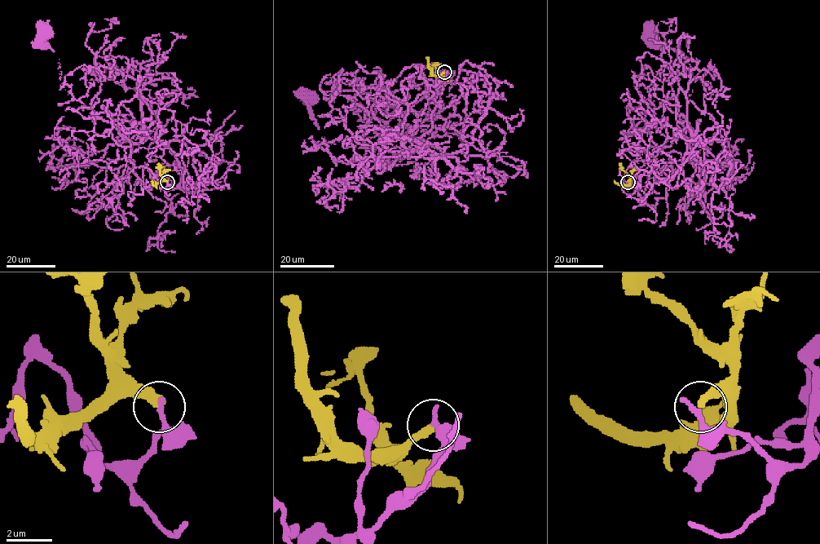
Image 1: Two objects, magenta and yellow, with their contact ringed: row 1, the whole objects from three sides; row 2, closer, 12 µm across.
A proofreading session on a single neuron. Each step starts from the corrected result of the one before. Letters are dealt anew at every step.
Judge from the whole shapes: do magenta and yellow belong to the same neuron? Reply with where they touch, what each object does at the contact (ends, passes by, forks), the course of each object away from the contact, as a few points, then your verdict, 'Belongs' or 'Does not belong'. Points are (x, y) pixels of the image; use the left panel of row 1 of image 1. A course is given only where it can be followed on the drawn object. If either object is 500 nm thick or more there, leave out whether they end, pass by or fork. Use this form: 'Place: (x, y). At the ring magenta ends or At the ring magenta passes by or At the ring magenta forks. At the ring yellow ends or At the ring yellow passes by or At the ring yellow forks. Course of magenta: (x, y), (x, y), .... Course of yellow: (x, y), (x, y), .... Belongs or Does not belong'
Place: (167, 182). At the ring magenta ends. At the ring yellow ends. Course of magenta: (167, 182), (161, 187), (147, 168), (134, 167), (132, 143), (65, 89), (42, 33). Course of yellow: (167, 182), (162, 180), (153, 184), (152, 180). Does not belong

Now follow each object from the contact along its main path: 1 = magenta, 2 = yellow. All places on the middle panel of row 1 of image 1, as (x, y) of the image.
1: (444, 72), (438, 84), (408, 106), (400, 144), (402, 137), (366, 126), (326, 145), (306, 99)
2: (444, 72), (434, 74), (427, 57)

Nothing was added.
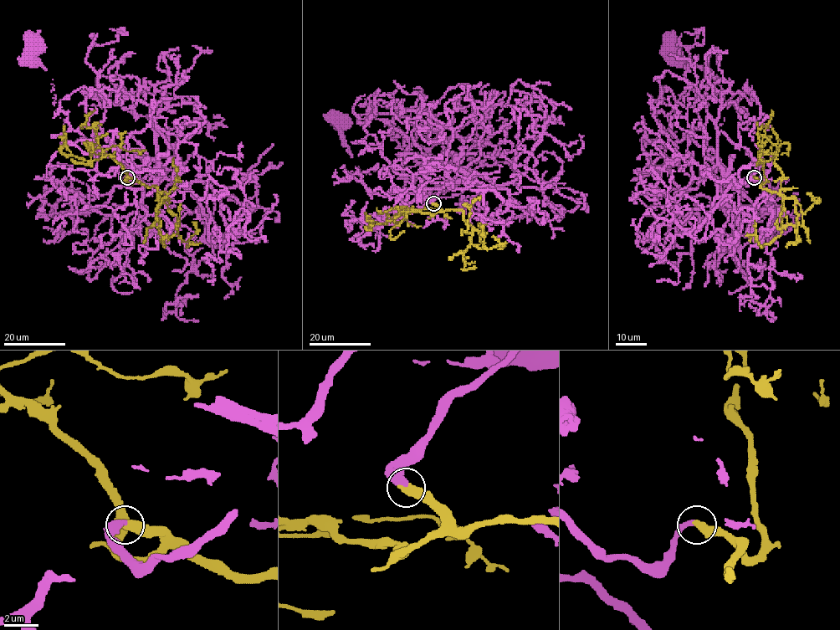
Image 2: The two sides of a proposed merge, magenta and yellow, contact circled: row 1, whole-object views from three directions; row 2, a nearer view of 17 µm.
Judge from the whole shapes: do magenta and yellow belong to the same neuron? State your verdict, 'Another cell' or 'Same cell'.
Same cell

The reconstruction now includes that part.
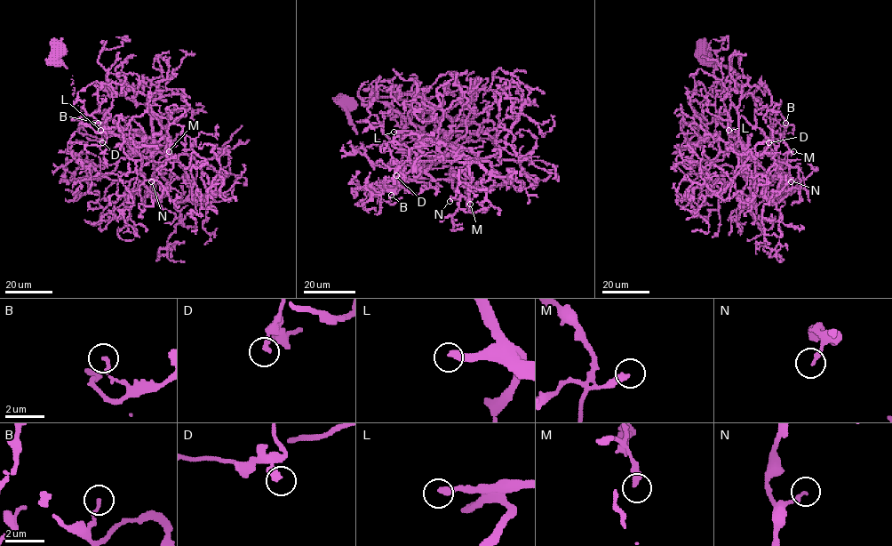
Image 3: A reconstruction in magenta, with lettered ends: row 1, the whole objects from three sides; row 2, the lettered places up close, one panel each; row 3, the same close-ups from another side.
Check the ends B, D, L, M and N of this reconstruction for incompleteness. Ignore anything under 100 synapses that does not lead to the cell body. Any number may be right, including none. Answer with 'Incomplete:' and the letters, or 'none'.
Incomplete: L

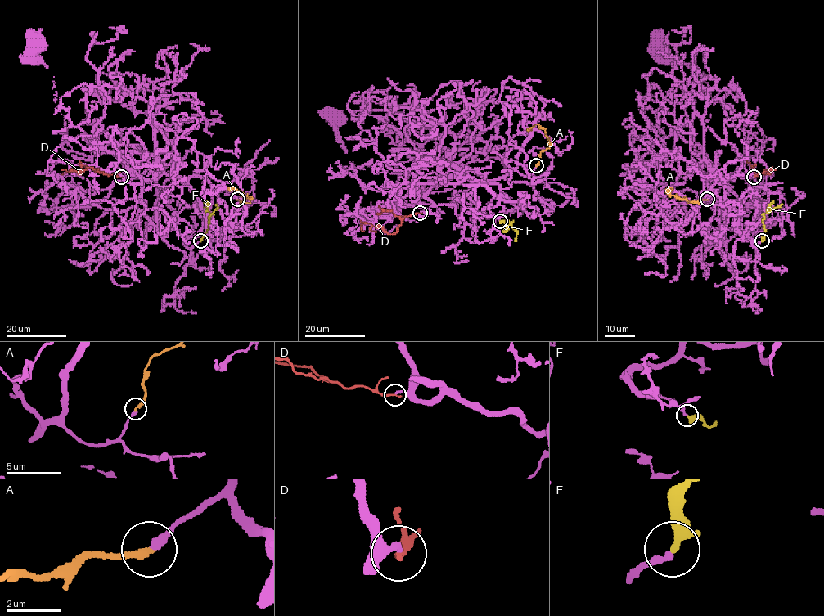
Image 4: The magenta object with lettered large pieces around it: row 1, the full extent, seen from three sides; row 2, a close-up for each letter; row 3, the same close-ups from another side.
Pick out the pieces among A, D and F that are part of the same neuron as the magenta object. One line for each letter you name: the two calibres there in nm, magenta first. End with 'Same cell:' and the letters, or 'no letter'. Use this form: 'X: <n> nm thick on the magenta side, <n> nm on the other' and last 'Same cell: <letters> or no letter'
A: 320 nm thick on the magenta side, 280 nm on the other
F: 240 nm thick on the magenta side, 320 nm on the other
Same cell: A, F

